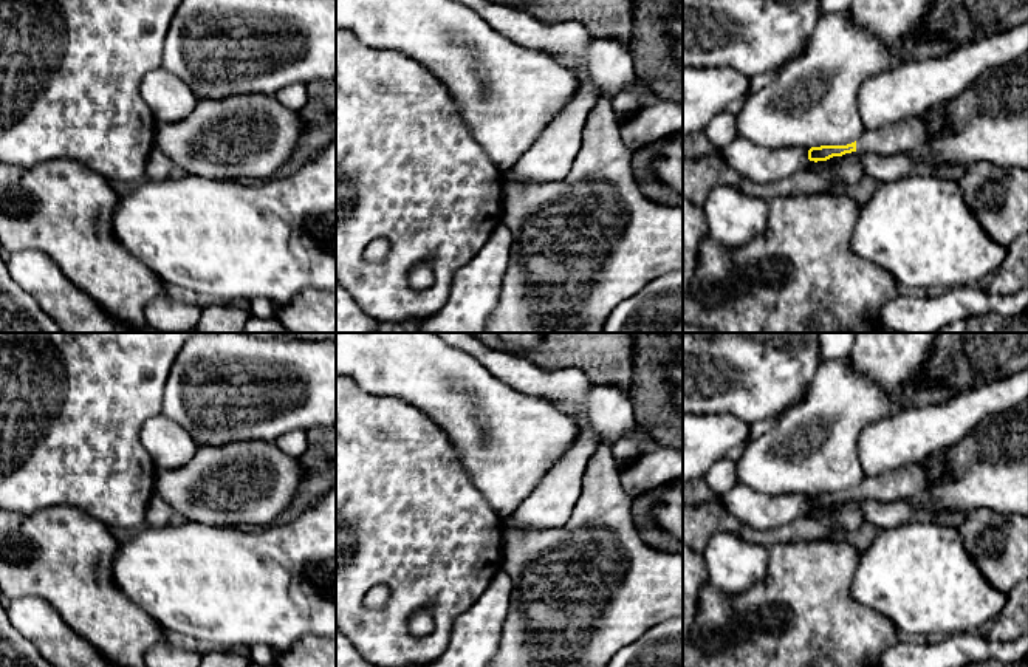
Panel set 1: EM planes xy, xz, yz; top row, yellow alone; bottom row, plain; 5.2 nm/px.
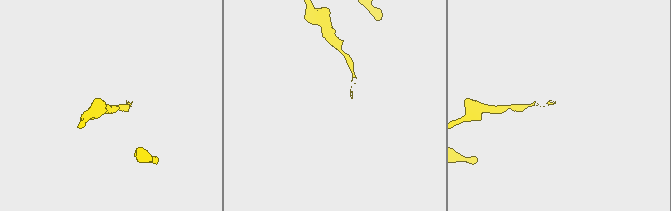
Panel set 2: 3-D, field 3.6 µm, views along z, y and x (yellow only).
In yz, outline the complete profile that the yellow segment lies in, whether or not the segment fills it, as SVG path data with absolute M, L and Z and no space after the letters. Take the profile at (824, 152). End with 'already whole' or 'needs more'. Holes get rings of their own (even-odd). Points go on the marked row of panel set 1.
M1028 53L1019 60L986 70L961 94L946 101L951 128L930 135L923 116L867 130L847 145L808 150L810 161L827 161L852 152L910 155L935 167L988 161L1028 170Z; needs more

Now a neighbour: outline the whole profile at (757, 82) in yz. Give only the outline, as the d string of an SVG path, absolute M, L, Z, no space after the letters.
M777 68L776 71L769 71L769 73L763 73L754 77L749 77L749 88L746 91L745 96L742 96L740 99L735 99L732 102L729 102L725 108L725 111L731 113L731 115L737 115L743 105L746 104L748 97L754 93L757 93L759 90L762 90L763 87L766 87L777 74L780 68Z

